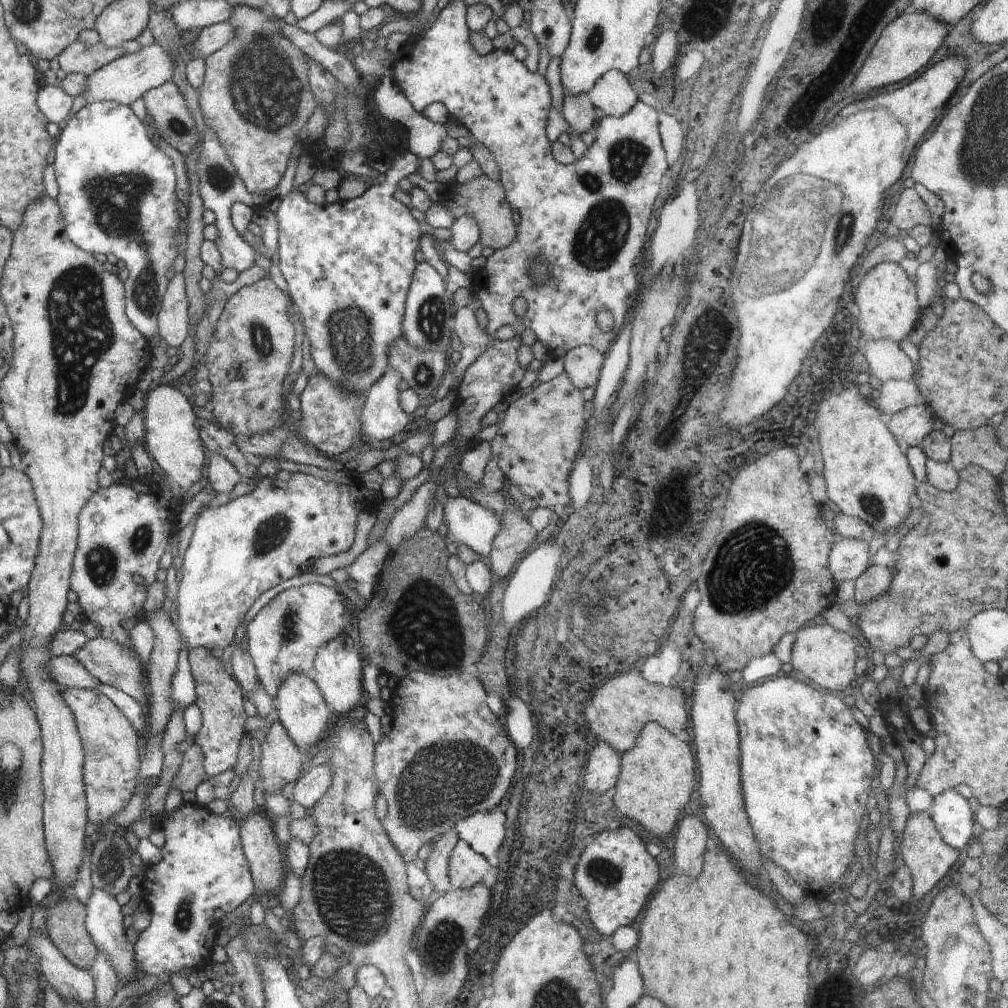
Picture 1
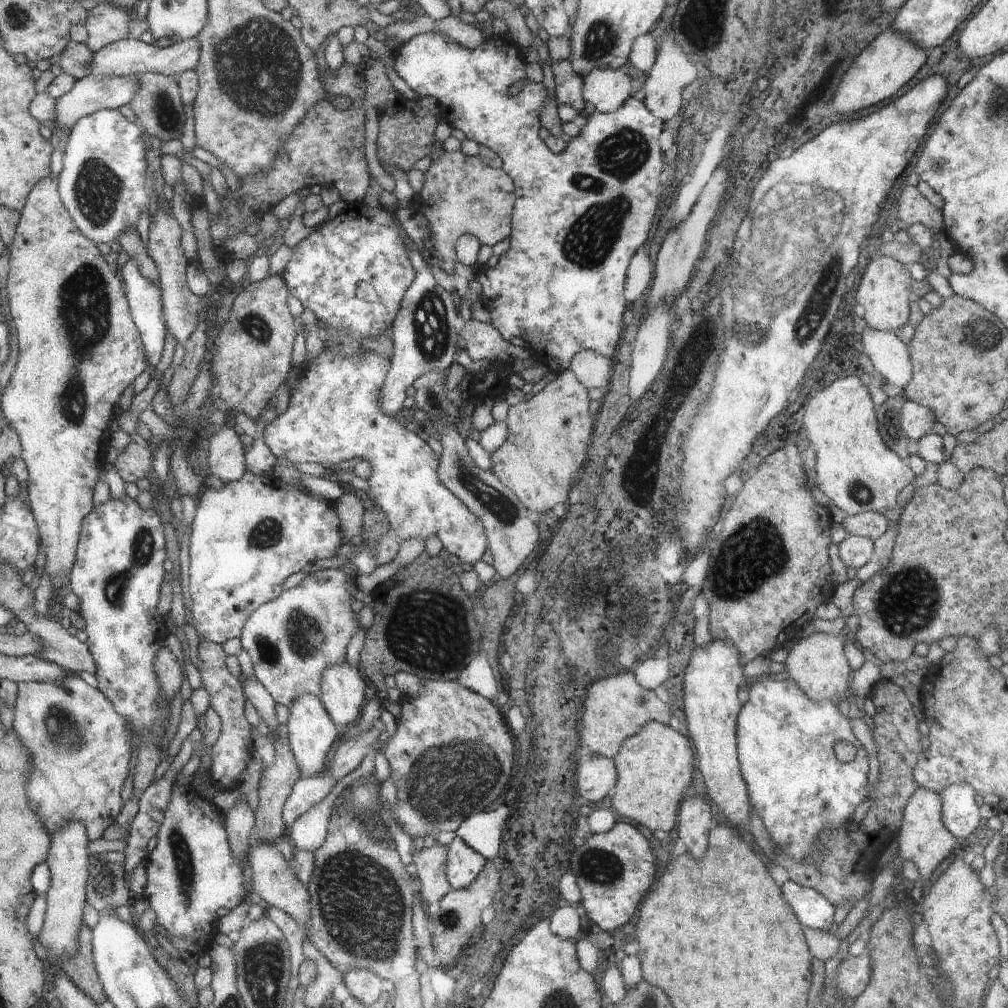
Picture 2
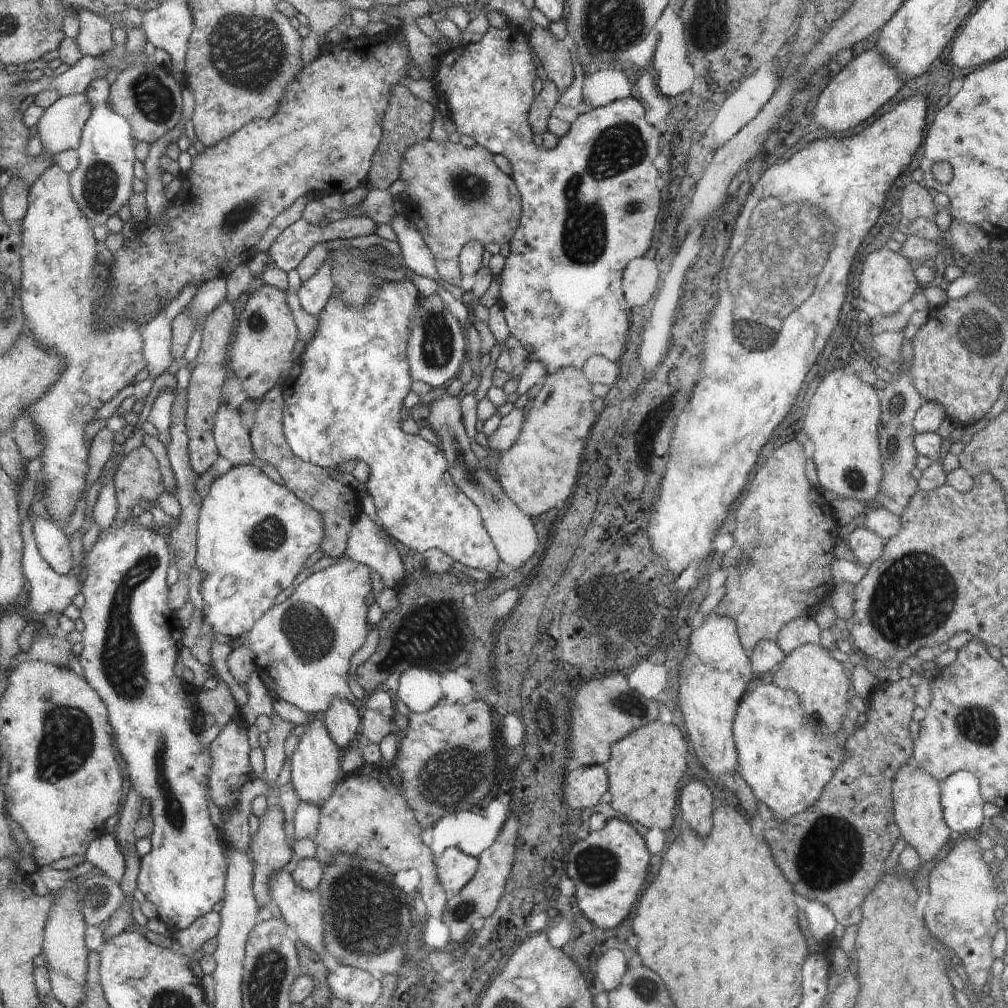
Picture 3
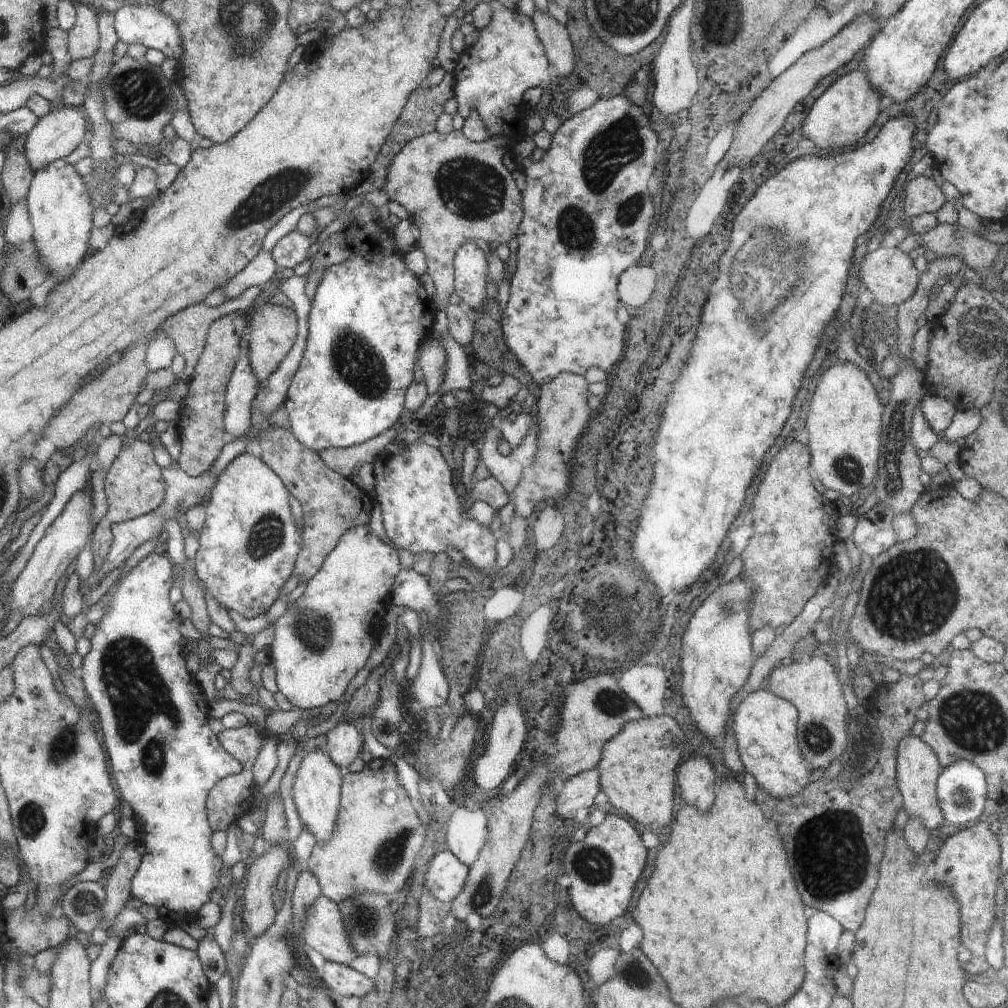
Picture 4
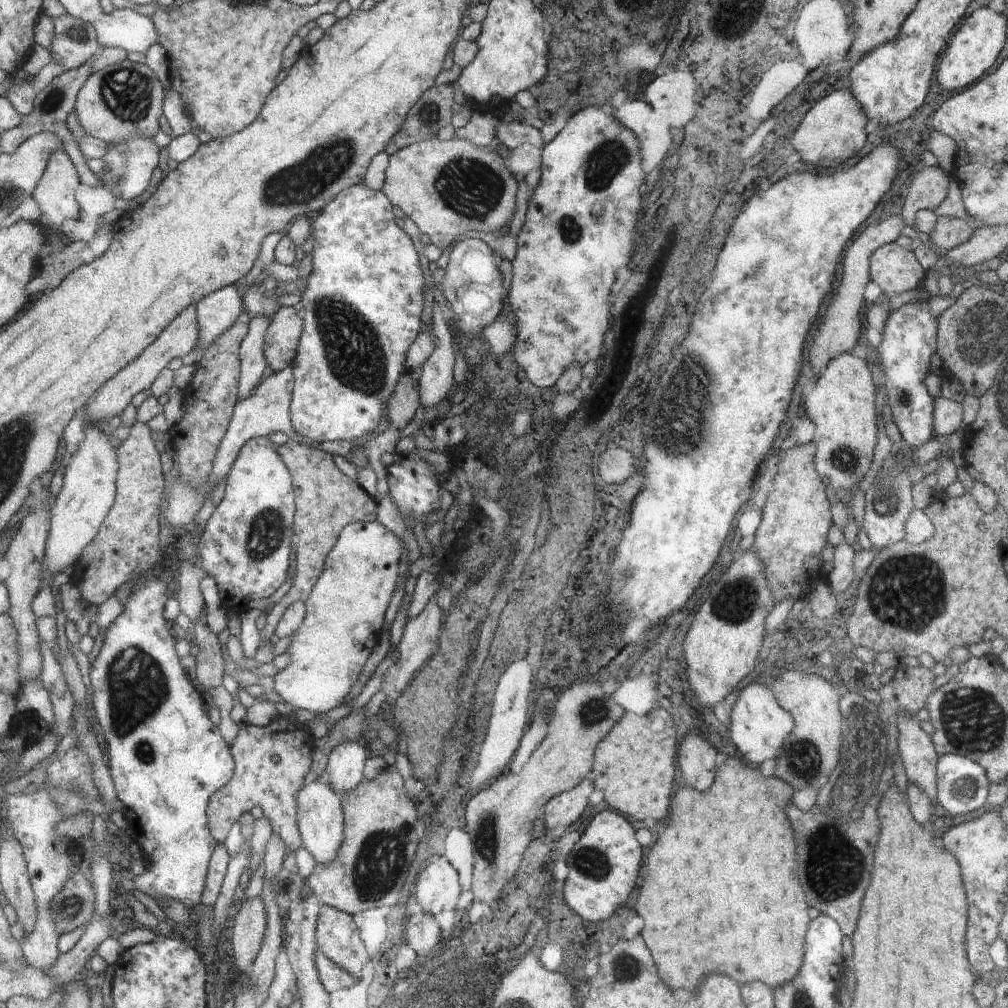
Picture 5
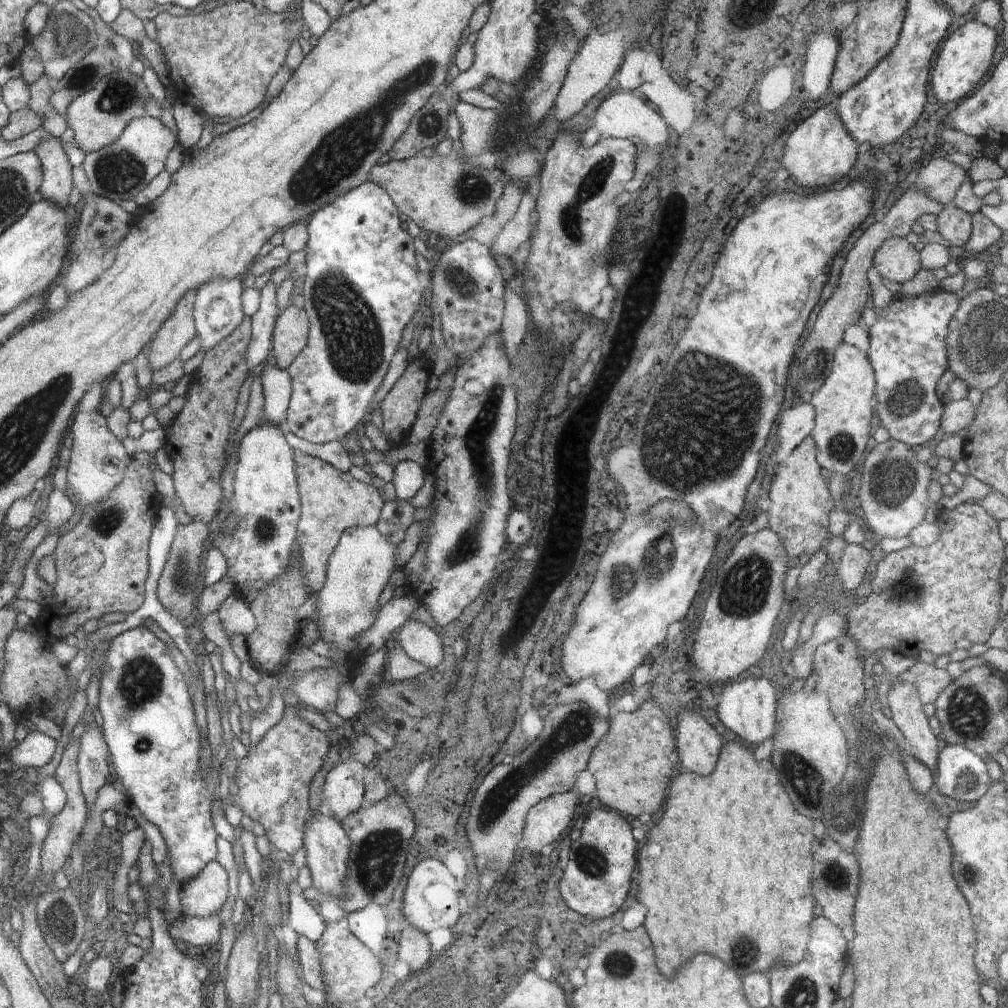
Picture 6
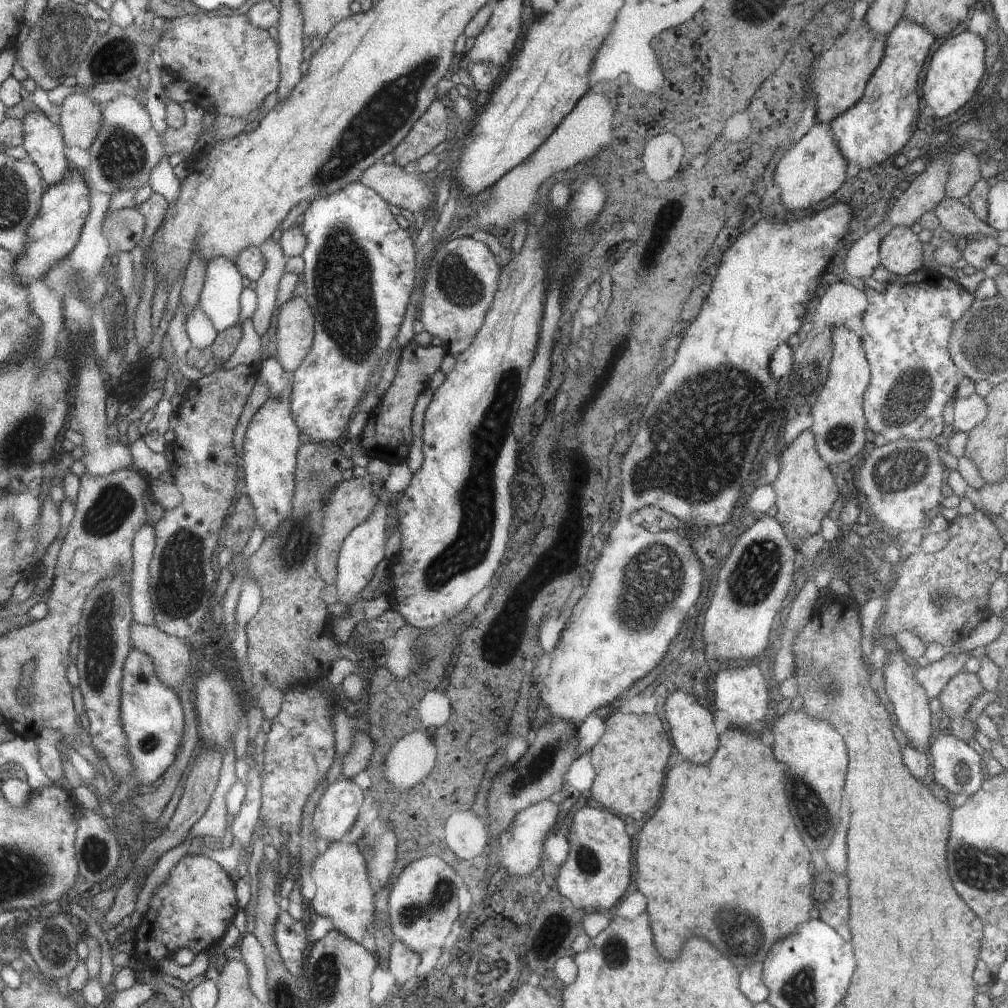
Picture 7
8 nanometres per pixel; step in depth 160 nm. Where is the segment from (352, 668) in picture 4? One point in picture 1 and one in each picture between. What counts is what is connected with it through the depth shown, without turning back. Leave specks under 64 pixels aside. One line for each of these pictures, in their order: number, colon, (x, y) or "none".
1: (283, 638)
2: (293, 639)
3: (302, 648)

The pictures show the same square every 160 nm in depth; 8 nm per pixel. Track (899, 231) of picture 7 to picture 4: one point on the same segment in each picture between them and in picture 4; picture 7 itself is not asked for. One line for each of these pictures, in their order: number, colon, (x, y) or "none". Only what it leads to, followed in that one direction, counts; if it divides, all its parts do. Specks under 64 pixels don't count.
4: (890, 274)
5: (895, 269)
6: (897, 259)

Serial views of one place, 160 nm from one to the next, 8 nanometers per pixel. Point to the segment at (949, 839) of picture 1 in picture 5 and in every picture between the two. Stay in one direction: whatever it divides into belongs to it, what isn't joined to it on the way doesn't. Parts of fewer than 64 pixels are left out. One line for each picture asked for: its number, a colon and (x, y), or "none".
2: (959, 811)
3: (962, 804)
4: (961, 788)
5: (962, 785)

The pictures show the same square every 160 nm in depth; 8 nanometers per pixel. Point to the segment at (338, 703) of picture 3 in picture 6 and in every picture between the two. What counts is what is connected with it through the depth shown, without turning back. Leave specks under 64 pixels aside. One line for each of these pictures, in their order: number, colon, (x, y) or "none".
4: (345, 742)
5: (343, 773)
6: (343, 793)

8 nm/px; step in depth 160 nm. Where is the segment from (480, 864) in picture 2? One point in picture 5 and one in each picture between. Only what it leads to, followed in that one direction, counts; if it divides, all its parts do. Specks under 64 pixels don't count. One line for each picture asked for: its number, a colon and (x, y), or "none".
3: (454, 869)
4: (445, 878)
5: (437, 889)

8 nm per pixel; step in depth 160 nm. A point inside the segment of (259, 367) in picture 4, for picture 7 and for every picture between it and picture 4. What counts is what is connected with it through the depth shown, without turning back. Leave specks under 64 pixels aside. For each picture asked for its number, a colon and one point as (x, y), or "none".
5: (282, 338)
6: (291, 330)
7: (295, 323)

